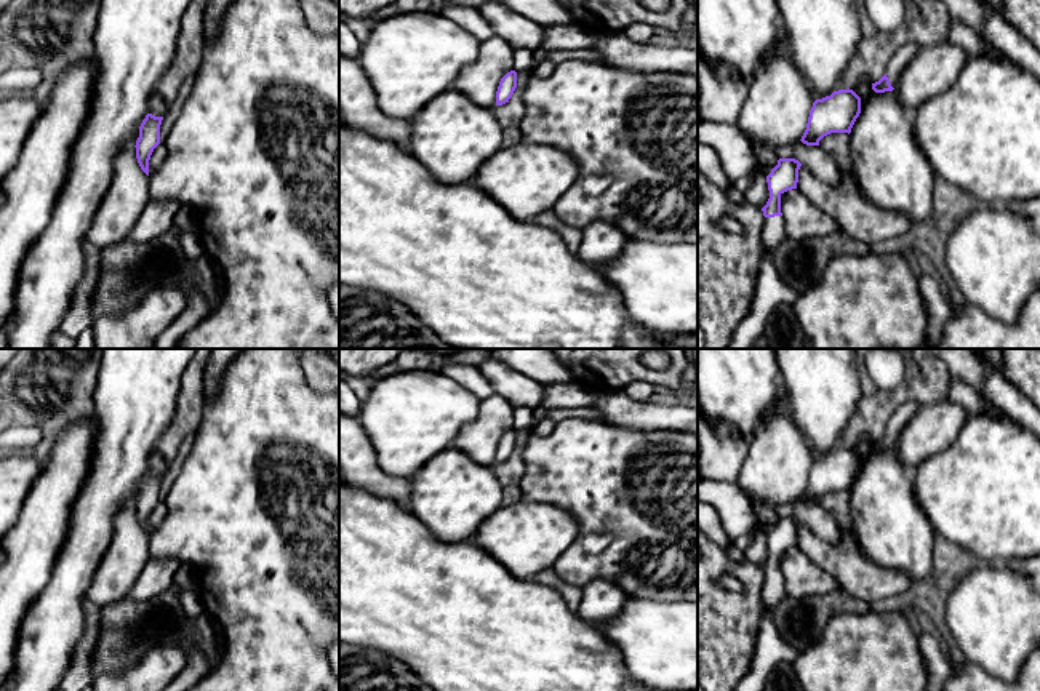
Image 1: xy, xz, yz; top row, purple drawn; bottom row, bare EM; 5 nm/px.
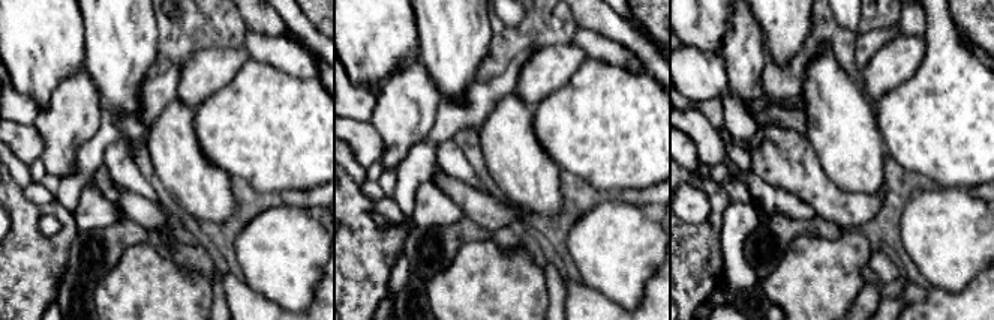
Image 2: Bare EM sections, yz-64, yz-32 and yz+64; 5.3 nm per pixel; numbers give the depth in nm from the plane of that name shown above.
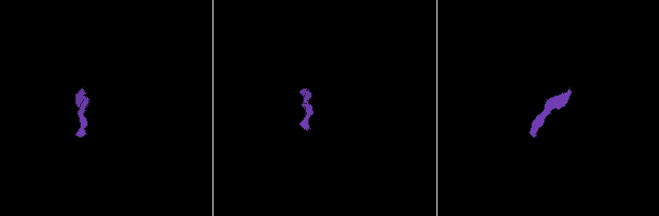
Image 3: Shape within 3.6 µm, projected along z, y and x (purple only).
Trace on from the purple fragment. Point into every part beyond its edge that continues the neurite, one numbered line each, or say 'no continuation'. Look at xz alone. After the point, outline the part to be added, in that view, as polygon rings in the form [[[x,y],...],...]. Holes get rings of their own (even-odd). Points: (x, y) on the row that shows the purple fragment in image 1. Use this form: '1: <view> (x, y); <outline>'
no continuation

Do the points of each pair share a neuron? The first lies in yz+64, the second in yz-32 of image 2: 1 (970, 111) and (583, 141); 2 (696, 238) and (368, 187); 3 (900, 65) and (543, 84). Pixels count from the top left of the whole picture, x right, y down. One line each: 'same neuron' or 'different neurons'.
1: same neuron
2: different neurons
3: same neuron

